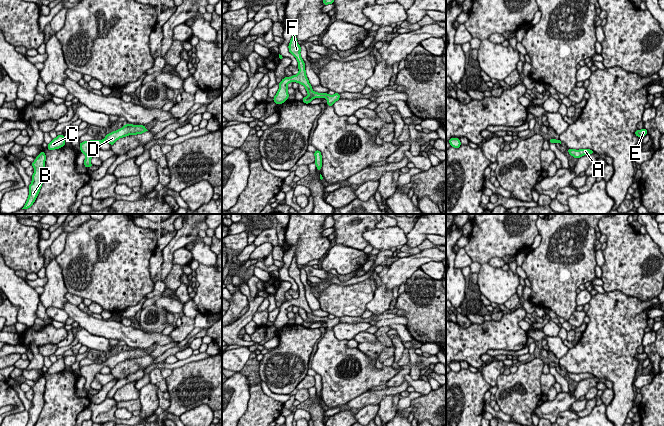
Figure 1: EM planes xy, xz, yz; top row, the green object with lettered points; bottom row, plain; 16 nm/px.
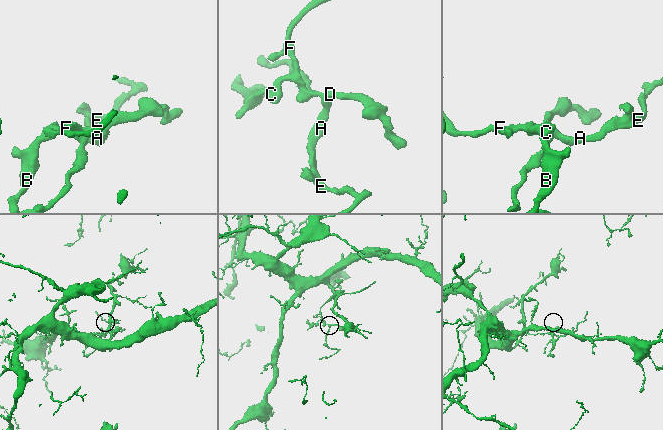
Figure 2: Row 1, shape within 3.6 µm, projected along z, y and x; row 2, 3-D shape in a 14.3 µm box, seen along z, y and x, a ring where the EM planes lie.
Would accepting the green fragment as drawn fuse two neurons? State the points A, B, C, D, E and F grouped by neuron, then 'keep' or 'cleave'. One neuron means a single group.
A B C D E F | keep

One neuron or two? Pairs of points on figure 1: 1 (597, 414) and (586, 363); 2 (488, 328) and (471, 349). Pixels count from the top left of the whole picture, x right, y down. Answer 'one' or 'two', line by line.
1: two
2: one

